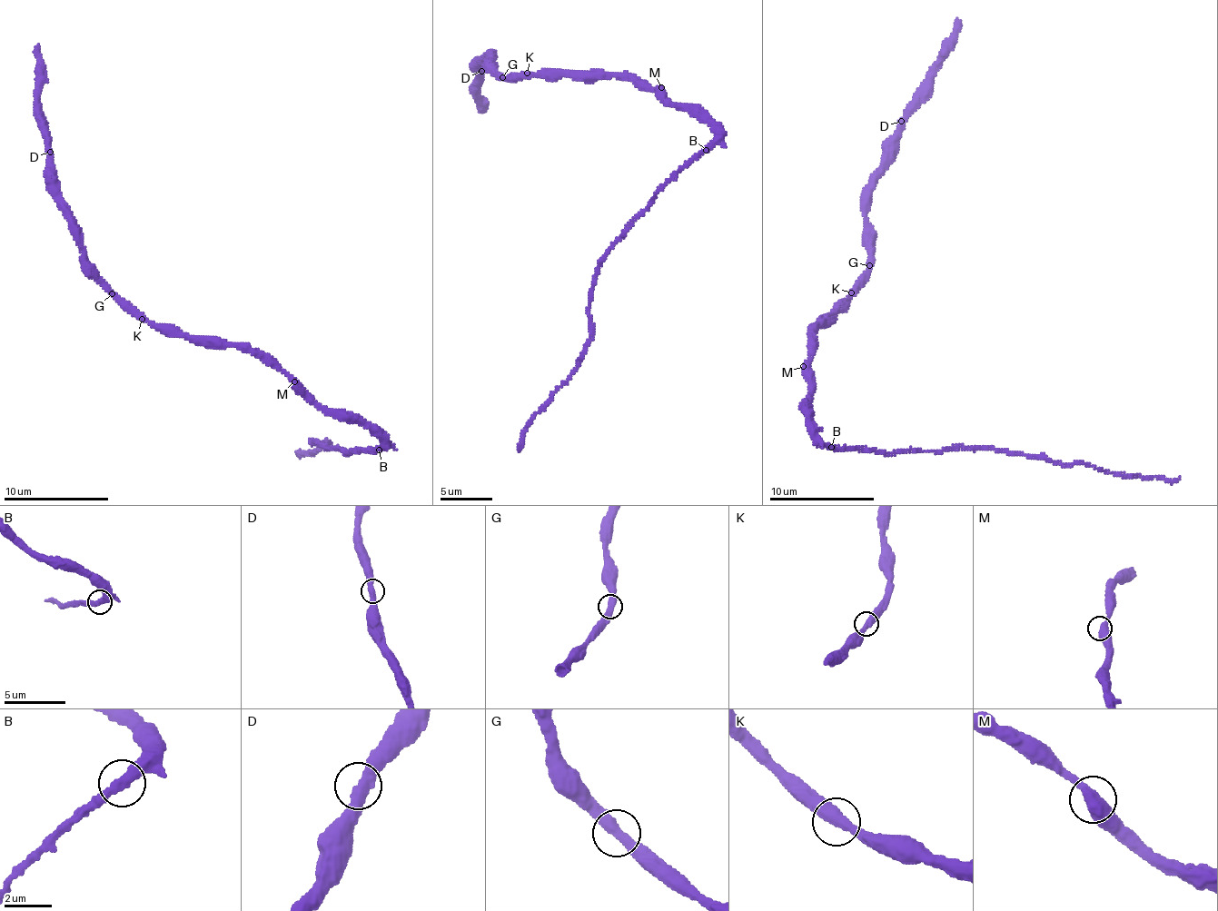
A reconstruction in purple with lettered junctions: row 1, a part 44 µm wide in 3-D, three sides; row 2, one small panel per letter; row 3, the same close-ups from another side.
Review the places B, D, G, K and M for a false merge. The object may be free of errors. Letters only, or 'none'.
B

